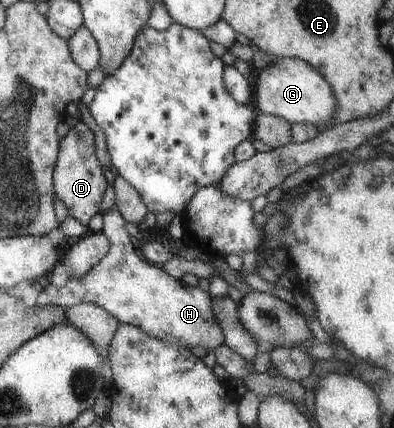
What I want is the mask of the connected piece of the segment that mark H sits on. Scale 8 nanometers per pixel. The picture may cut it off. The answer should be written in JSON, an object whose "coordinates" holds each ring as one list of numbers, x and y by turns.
{"coordinates":[[112,204,103,213,101,233,108,238,110,246,100,262,86,274,68,278,60,287,41,282,36,305,56,305,64,309,80,303,95,304,112,314,119,323,140,328,144,334,158,338,168,346,175,341,187,349,202,346,210,351,222,345,224,337,212,314,212,299,208,292,204,293,198,285,188,286,181,279,173,279,162,267,139,258,125,225,124,218]]}

